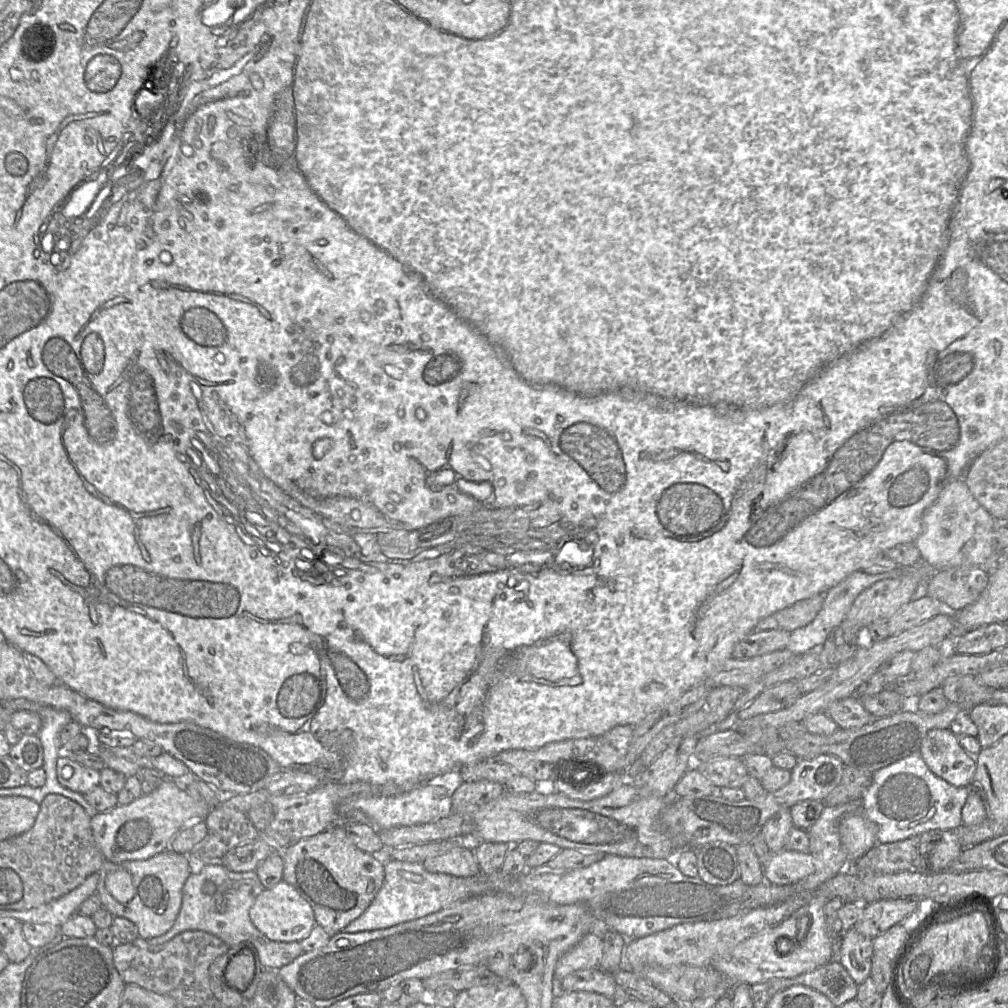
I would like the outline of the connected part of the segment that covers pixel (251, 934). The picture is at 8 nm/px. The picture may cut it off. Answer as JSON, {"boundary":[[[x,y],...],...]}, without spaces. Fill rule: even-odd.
{"boundary":[[[220,862],[206,863],[199,873],[191,873],[182,889],[182,903],[173,926],[163,935],[145,939],[149,945],[161,945],[184,931],[203,931],[220,938],[229,947],[245,944],[258,955],[263,968],[279,970],[300,956],[299,942],[270,940],[252,924],[249,911],[264,890],[256,871],[233,872]]]}

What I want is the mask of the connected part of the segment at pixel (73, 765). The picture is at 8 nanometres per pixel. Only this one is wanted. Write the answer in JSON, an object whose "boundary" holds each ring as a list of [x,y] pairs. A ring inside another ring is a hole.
{"boundary":[[[68,756],[57,759],[58,782],[74,792],[85,794],[100,783],[100,771],[86,768]]]}

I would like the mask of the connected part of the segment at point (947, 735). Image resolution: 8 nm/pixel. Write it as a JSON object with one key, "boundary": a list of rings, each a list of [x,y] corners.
{"boundary":[[[949,728],[927,732],[919,749],[928,768],[955,787],[970,787],[976,772],[976,757],[959,744]]]}

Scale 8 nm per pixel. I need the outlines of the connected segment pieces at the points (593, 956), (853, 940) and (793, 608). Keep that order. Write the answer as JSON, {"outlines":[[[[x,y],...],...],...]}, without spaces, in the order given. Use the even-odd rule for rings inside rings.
{"outlines":[[[[588,933],[568,952],[563,954],[556,964],[555,983],[577,970],[599,967],[603,956],[603,940],[594,933]]],[[[854,928],[841,938],[839,962],[858,985],[871,975],[873,955],[873,939],[860,934]]],[[[825,593],[815,594],[809,598],[797,601],[768,617],[761,619],[755,627],[756,631],[785,630],[792,632],[808,625],[821,610]]]]}

